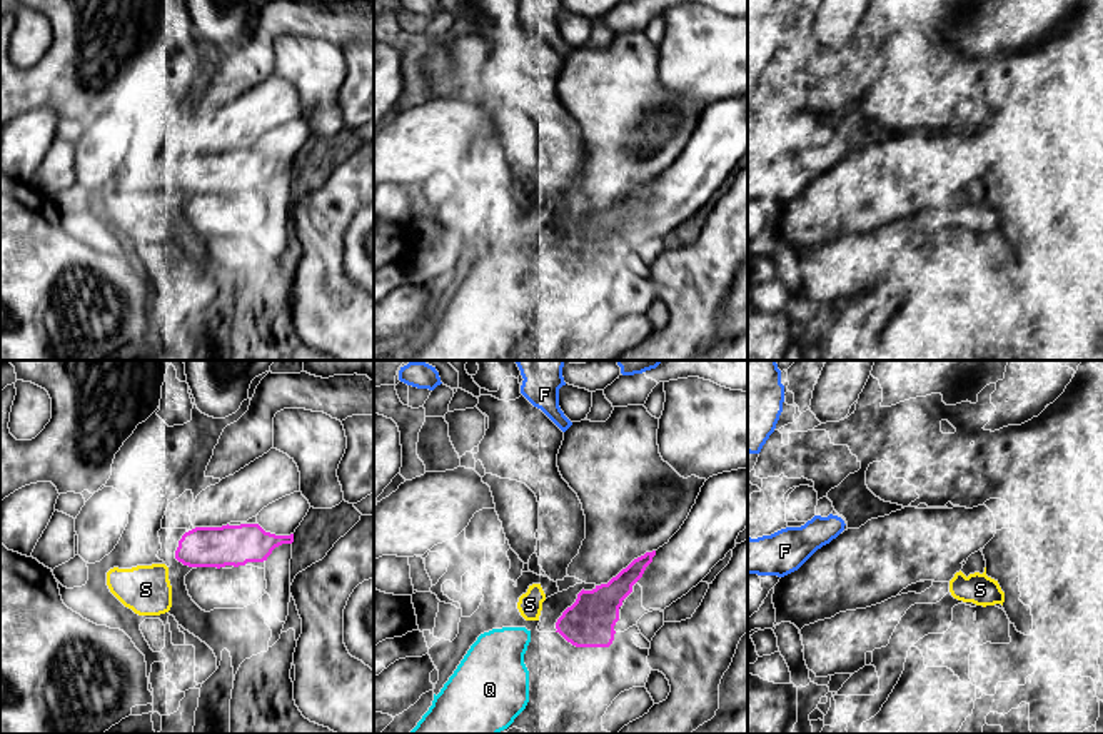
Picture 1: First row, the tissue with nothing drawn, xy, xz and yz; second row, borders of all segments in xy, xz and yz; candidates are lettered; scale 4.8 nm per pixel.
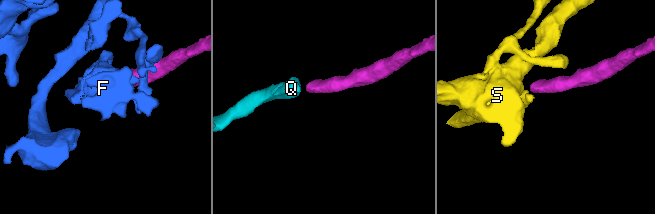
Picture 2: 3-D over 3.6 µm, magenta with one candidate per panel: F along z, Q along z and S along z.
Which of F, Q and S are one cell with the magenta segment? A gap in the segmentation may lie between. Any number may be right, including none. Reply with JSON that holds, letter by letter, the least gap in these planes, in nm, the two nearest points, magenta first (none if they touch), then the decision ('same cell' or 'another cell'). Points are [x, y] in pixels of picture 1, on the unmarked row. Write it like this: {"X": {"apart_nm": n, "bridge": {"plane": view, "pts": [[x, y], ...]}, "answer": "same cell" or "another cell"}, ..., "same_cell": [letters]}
{"F": {"apart_nm": 700, "bridge": {"plane": "xz", "pts": [[634, 186], [564, 57]]}, "answer": "another cell"}, "Q": {"apart_nm": 130, "bridge": {"plane": "xz", "pts": [[556, 257], [529, 257]]}, "answer": "same cell"}, "S": {"apart_nm": 60, "bridge": {"plane": "xy", "pts": [[176, 184], [166, 192]]}, "answer": "another cell"}, "same_cell": ["Q"]}

